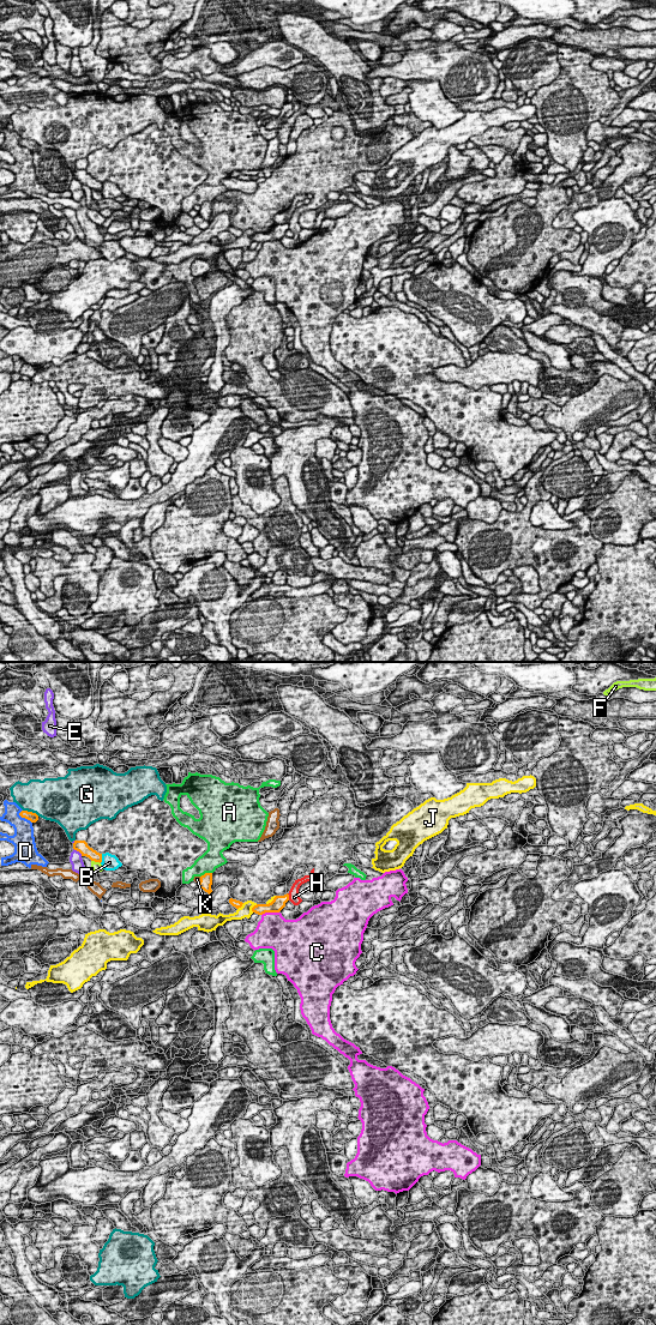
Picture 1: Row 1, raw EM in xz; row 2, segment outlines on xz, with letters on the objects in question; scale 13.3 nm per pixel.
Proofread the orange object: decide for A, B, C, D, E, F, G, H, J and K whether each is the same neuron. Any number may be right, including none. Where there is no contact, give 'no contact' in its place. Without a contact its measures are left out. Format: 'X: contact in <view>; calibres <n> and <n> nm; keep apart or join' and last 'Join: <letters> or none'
A: contact in xz; calibres 170 and 280 nm; keep apart
B: contact in xz; calibres 160 and 220 nm; keep apart
C: contact in xz; calibres 180 and 440 nm; keep apart
D: contact in xz; calibres 130 and 260 nm; keep apart
E: contact in xz; calibres 160 and 170 nm; keep apart
F: contact in xz; calibres 160 and 130 nm; keep apart
G: contact in xz; calibres 130 and 480 nm; keep apart
H: contact in xz; calibres 180 and 140 nm; keep apart
J: contact in xz; calibres 140 and 160 nm; keep apart
K: contact in xz; calibres 170 and 90 nm; keep apart
Join: none

